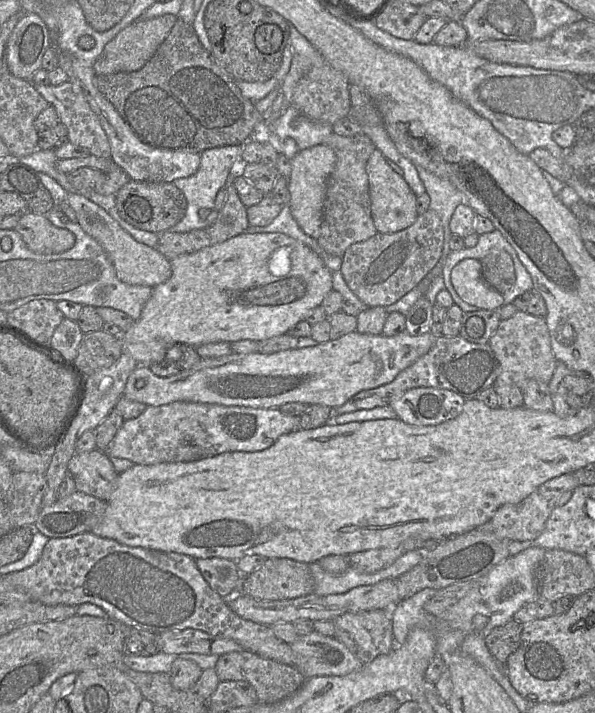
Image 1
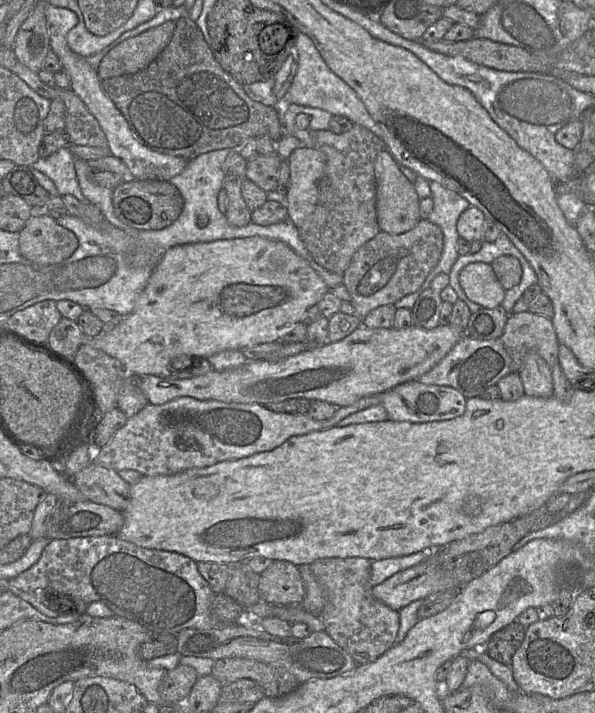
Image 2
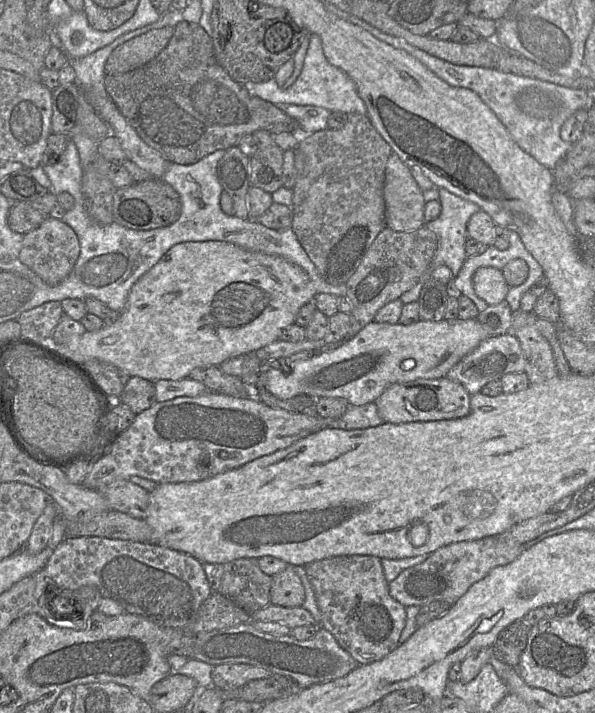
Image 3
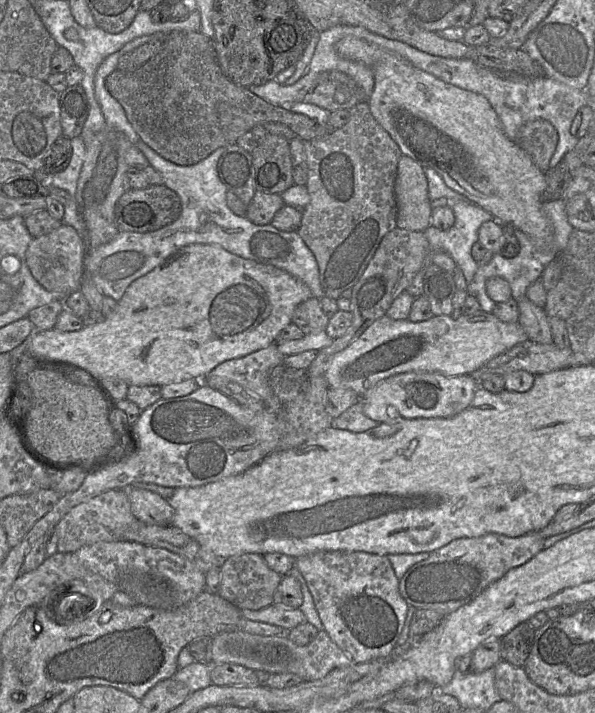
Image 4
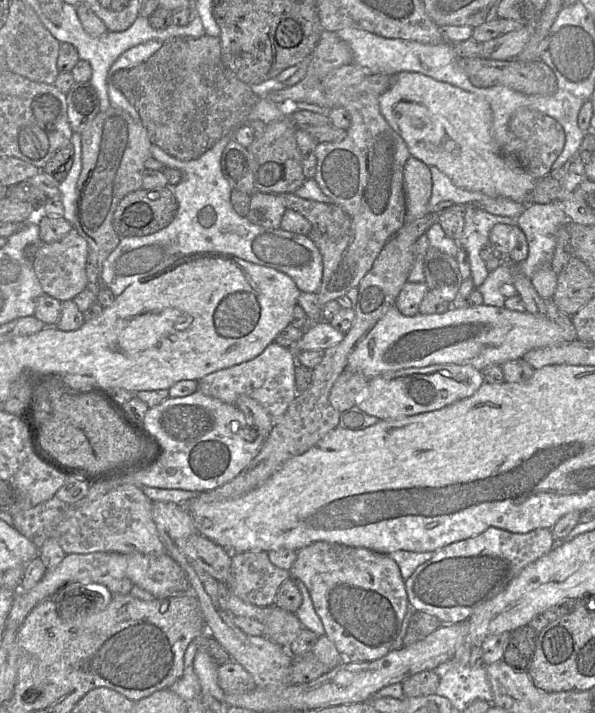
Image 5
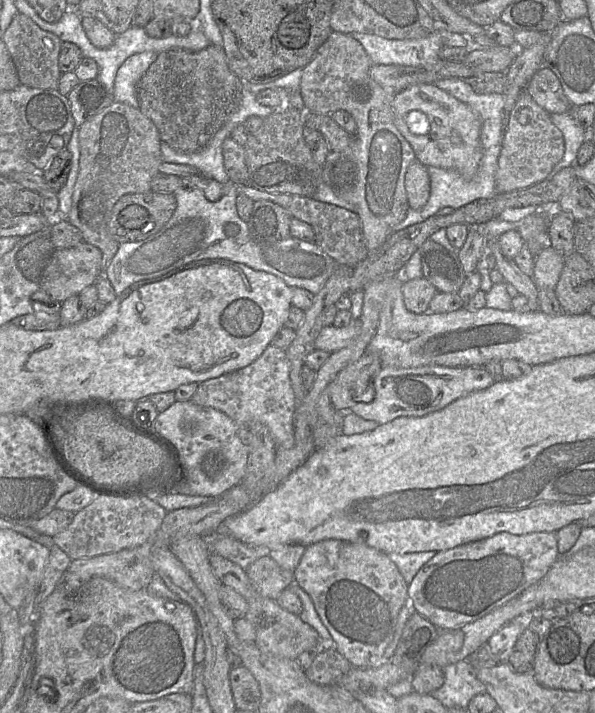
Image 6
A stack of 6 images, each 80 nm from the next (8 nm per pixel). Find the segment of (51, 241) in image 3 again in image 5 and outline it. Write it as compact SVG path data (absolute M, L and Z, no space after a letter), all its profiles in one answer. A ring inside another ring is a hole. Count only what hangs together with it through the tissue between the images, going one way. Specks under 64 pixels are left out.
M72 229L60 241L42 243L36 252L33 269L44 293L65 302L72 300L85 290L87 288L87 257L88 244L76 229Z

